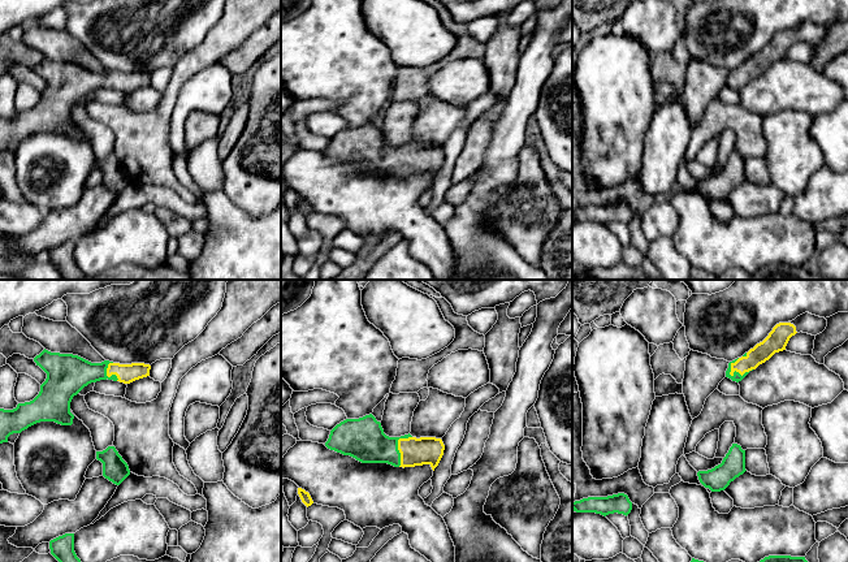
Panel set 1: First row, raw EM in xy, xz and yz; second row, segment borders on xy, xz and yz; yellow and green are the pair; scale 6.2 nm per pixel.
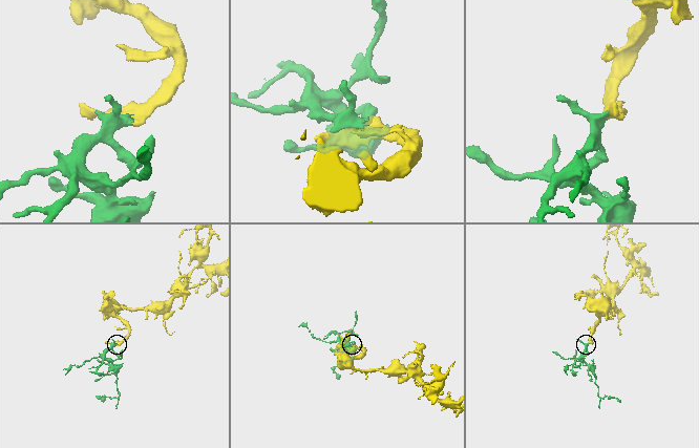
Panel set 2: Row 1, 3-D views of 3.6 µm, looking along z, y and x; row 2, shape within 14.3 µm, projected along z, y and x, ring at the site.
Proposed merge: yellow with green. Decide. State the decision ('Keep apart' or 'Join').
Join

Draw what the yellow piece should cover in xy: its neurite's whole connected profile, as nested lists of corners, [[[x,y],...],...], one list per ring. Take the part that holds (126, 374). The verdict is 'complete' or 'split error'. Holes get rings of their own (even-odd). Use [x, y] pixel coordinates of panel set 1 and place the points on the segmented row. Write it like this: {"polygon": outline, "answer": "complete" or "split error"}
{"polygon": [[[43,350],[34,358],[47,379],[39,394],[30,402],[18,403],[13,410],[0,408],[0,444],[13,433],[21,433],[40,422],[72,425],[74,415],[70,402],[85,386],[100,380],[130,384],[150,376],[150,364],[120,364],[109,360],[91,363],[78,355]]], "answer": "split error"}

